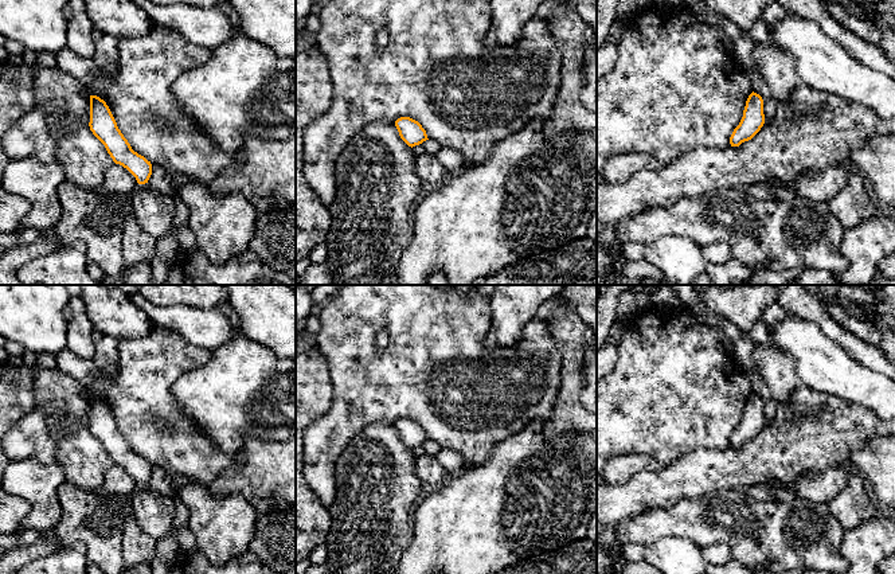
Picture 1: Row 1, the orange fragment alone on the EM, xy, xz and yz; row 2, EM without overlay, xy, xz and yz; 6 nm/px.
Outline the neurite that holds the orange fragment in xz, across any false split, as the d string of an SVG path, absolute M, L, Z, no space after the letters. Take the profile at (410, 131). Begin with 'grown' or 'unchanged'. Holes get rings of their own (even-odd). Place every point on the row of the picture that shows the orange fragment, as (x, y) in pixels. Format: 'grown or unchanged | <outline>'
unchanged | M410 117L398 118L395 121L395 126L399 132L400 138L411 148L429 140L422 125Z

